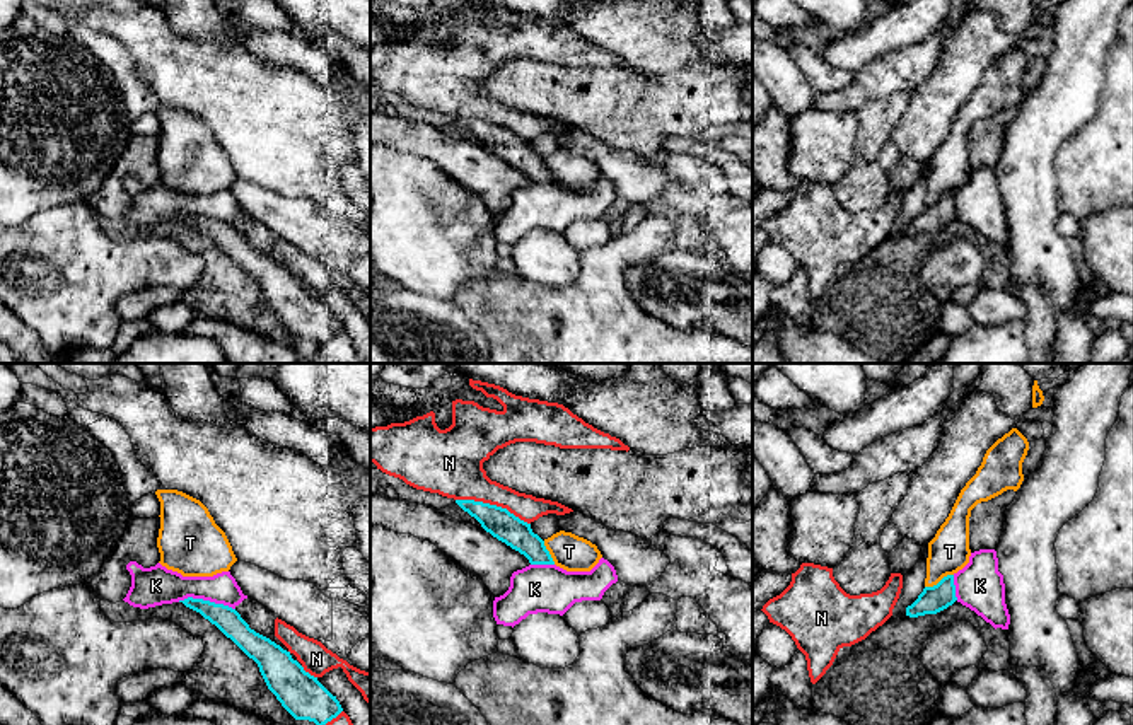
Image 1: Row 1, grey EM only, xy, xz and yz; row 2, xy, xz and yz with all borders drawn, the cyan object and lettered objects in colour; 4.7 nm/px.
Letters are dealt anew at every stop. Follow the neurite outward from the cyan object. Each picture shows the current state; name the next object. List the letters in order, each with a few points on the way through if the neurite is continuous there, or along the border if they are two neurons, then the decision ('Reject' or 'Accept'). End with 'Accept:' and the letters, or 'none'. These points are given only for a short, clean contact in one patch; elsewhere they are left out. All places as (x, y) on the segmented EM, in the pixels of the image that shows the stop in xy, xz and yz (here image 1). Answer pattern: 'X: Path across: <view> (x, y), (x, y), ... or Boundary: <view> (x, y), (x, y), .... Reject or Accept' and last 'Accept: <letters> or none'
K: Reject
N: Reject
T: Reject
Accept: none

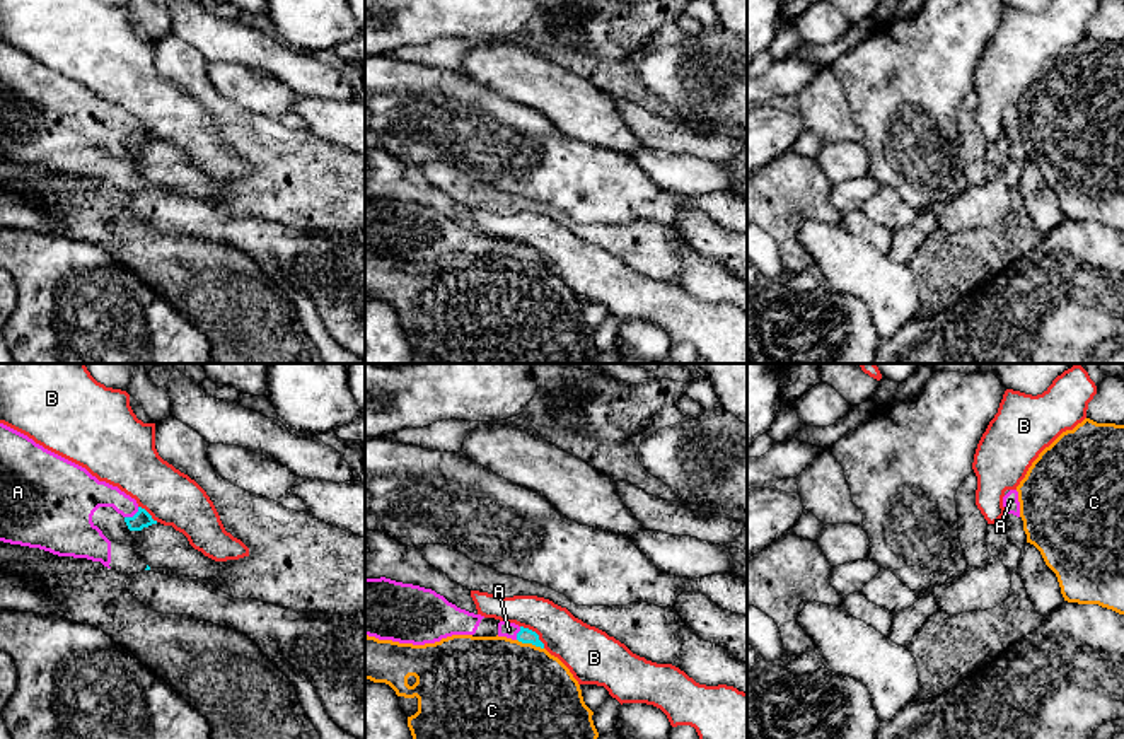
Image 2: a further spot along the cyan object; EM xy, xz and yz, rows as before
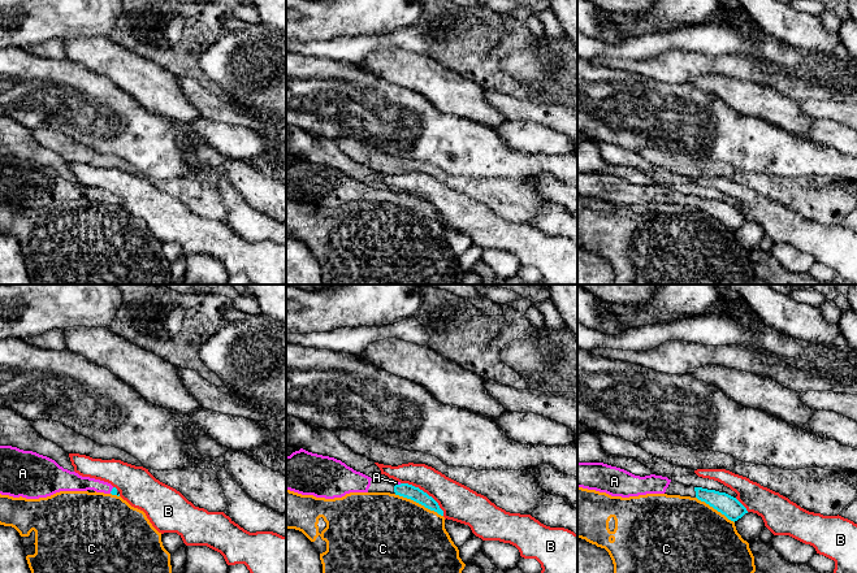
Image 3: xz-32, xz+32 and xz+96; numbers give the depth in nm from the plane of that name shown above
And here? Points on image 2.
A: Path across: xy (142, 519), (133, 516), (115, 497), (86, 494). Accept
B: Boundary: xz (521, 625), (533, 630), (544, 647). Reject
C: Boundary: xz (517, 639), (543, 649). Reject
Accept: A

